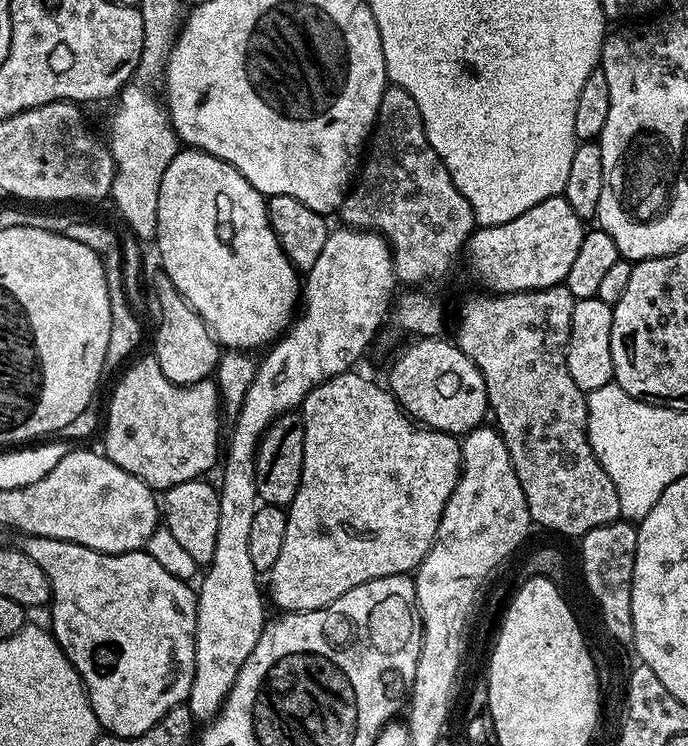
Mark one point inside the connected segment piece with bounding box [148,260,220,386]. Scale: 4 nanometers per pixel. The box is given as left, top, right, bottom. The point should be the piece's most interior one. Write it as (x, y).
(184, 348)

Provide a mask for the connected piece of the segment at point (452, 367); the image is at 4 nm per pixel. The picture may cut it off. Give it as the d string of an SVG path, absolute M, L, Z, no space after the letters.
M416 338L396 356L392 369L388 372L386 387L400 404L400 407L419 422L423 427L449 434L467 434L472 429L485 423L484 415L489 415L488 395L482 374L478 366L462 350L456 347L451 339L445 338Z

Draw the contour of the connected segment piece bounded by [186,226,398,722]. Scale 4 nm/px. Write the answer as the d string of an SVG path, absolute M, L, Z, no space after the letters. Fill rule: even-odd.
M347 226L333 227L329 231L326 238L326 247L322 250L322 255L318 258L318 262L314 262L314 266L306 274L306 279L302 284L302 307L299 309L298 315L295 317L294 323L289 327L288 331L275 341L263 353L262 359L256 365L256 373L254 374L254 382L250 382L250 390L246 390L246 402L242 402L242 410L231 421L232 433L227 433L226 436L226 451L222 456L222 464L224 460L224 477L218 480L218 491L220 494L220 509L218 510L218 542L214 542L214 558L206 566L208 572L204 576L204 581L200 584L200 592L196 596L196 653L194 654L194 682L188 685L188 699L186 701L188 708L192 711L193 717L197 721L211 721L212 717L219 712L220 707L224 705L224 699L228 697L228 692L234 686L234 682L238 678L238 670L242 670L242 666L246 662L246 658L250 658L250 650L254 650L254 646L258 642L261 632L264 630L266 623L266 615L264 616L264 600L262 588L256 585L258 573L254 562L250 562L250 526L254 522L254 514L258 507L258 497L256 495L256 447L260 444L261 438L266 434L266 430L276 421L282 414L287 412L295 412L303 405L305 398L314 391L320 384L325 384L330 378L342 375L343 372L351 372L357 367L356 363L360 360L360 355L367 350L372 344L372 339L376 336L376 331L380 328L380 323L384 320L384 315L389 315L390 309L394 304L394 295L392 291L398 288L396 271L392 265L392 246L387 238L381 236L379 232L369 232L358 228L349 228Z

